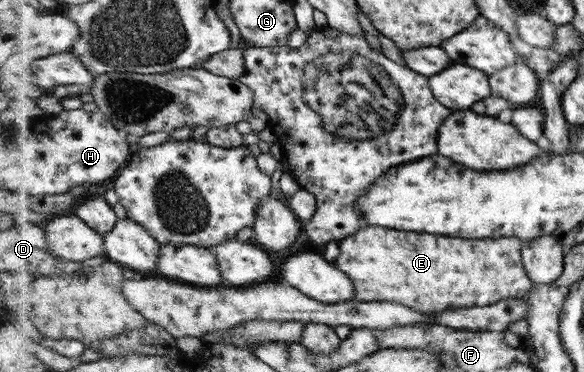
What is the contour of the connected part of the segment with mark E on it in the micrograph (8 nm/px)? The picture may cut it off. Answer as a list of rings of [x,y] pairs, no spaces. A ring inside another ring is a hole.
[[[364,227],[338,244],[340,255],[334,265],[353,281],[358,301],[399,303],[426,314],[525,298],[532,285],[552,284],[565,274],[562,242],[553,235],[525,241],[518,236],[468,241]]]

